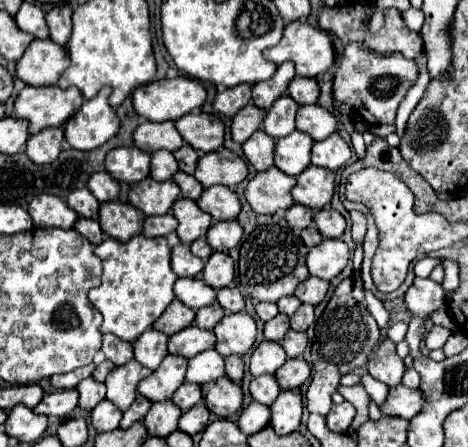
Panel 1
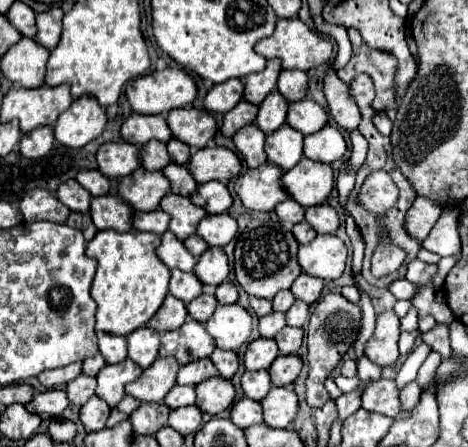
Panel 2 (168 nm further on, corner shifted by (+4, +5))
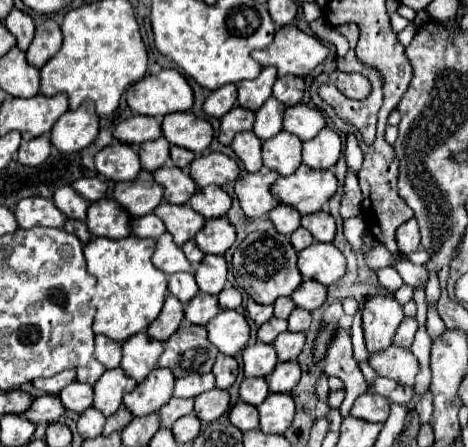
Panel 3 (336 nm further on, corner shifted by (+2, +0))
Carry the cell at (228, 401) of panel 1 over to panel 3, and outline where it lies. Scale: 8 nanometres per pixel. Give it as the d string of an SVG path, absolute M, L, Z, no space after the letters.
M222 388L208 390L206 394L200 394L194 404L194 412L204 422L218 420L226 410L230 408L230 394Z

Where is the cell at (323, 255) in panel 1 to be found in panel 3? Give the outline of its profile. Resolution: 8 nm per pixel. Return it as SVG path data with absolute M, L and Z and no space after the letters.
M312 242L298 252L298 270L304 278L314 278L330 286L346 274L346 258L334 244Z

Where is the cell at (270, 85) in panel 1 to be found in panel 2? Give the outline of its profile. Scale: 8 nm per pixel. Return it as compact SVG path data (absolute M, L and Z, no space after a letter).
M270 59L266 63L264 71L248 75L244 81L244 99L254 105L260 105L264 101L264 97L276 89L276 81L278 81L280 71L282 71L280 61Z

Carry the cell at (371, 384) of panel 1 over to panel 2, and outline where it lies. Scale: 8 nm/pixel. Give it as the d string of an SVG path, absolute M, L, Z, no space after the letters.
M362 355L358 359L358 377L362 381L378 381L380 375L382 375L382 367L380 365L372 363L366 355Z

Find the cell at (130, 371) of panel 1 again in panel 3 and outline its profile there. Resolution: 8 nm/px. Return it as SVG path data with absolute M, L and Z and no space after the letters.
M122 368L106 370L102 378L94 384L94 408L98 408L104 416L112 416L122 406L122 396L134 390L136 380L126 376Z

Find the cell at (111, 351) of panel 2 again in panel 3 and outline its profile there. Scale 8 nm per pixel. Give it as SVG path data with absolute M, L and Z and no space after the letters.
M96 336L96 360L106 368L118 368L122 360L122 344L114 342L106 336Z

